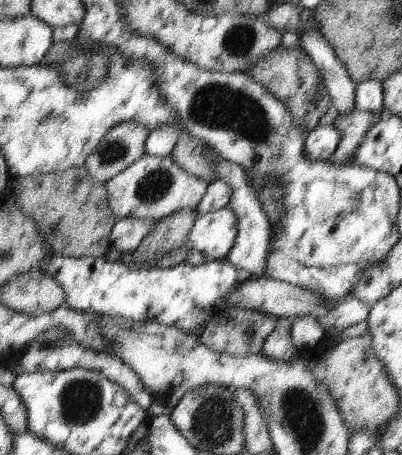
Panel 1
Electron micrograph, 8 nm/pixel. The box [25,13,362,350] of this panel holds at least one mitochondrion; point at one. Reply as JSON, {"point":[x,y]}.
{"point":[219,106]}

